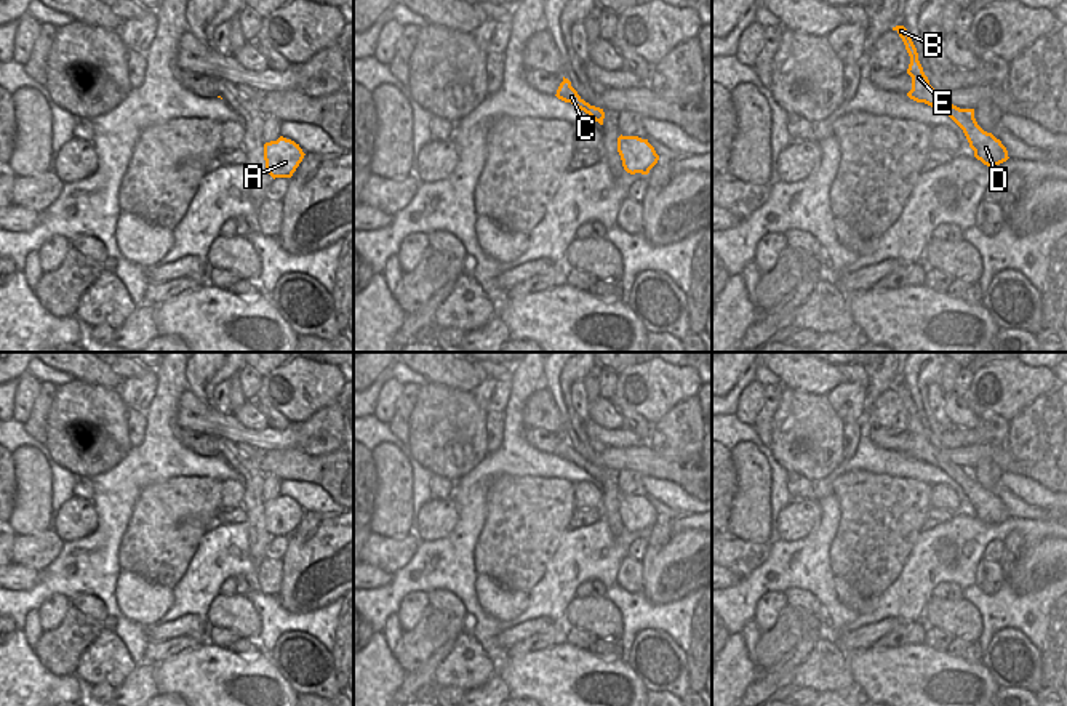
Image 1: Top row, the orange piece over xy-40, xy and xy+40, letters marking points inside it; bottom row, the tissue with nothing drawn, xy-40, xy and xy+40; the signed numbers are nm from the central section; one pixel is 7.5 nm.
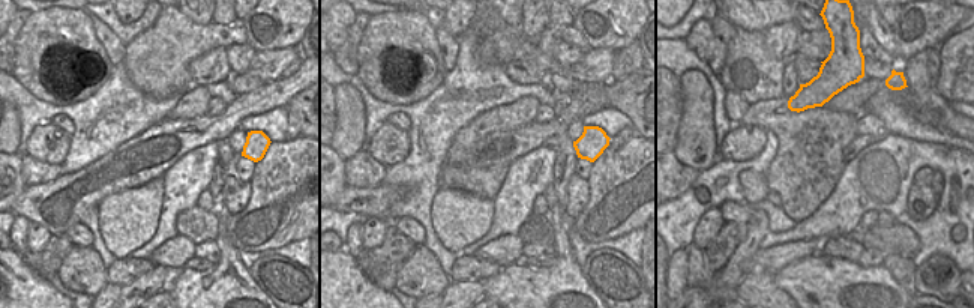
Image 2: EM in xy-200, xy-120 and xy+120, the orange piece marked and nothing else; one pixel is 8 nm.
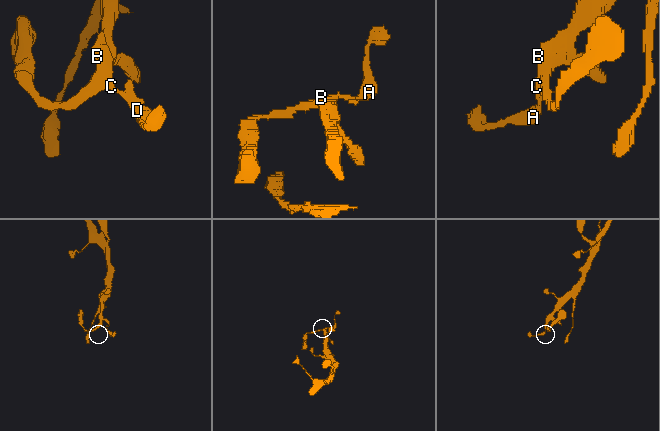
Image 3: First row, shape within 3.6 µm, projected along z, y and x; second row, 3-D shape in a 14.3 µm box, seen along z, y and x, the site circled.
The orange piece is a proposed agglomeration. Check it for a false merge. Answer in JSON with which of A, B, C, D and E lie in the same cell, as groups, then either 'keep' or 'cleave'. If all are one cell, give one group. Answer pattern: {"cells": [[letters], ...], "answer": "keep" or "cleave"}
{"cells": [["A", "B", "C", "D", "E"]], "answer": "keep"}

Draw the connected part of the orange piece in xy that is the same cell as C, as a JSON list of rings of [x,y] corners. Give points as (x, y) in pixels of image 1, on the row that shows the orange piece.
[[[563,77],[563,82],[560,83],[555,96],[558,99],[565,101],[565,102],[574,104],[577,109],[581,109],[585,114],[589,114],[595,122],[598,122],[600,125],[603,125],[603,118],[605,118],[603,109],[590,106],[589,102],[585,102],[577,94],[577,91],[571,86],[571,82],[568,78]]]

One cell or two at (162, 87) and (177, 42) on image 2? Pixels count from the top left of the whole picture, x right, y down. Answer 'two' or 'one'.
one

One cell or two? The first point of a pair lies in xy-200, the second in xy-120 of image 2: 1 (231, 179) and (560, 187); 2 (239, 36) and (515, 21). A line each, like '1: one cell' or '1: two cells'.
1: two cells
2: two cells

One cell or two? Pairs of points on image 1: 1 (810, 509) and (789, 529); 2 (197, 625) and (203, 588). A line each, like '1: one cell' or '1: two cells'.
1: one cell
2: two cells

